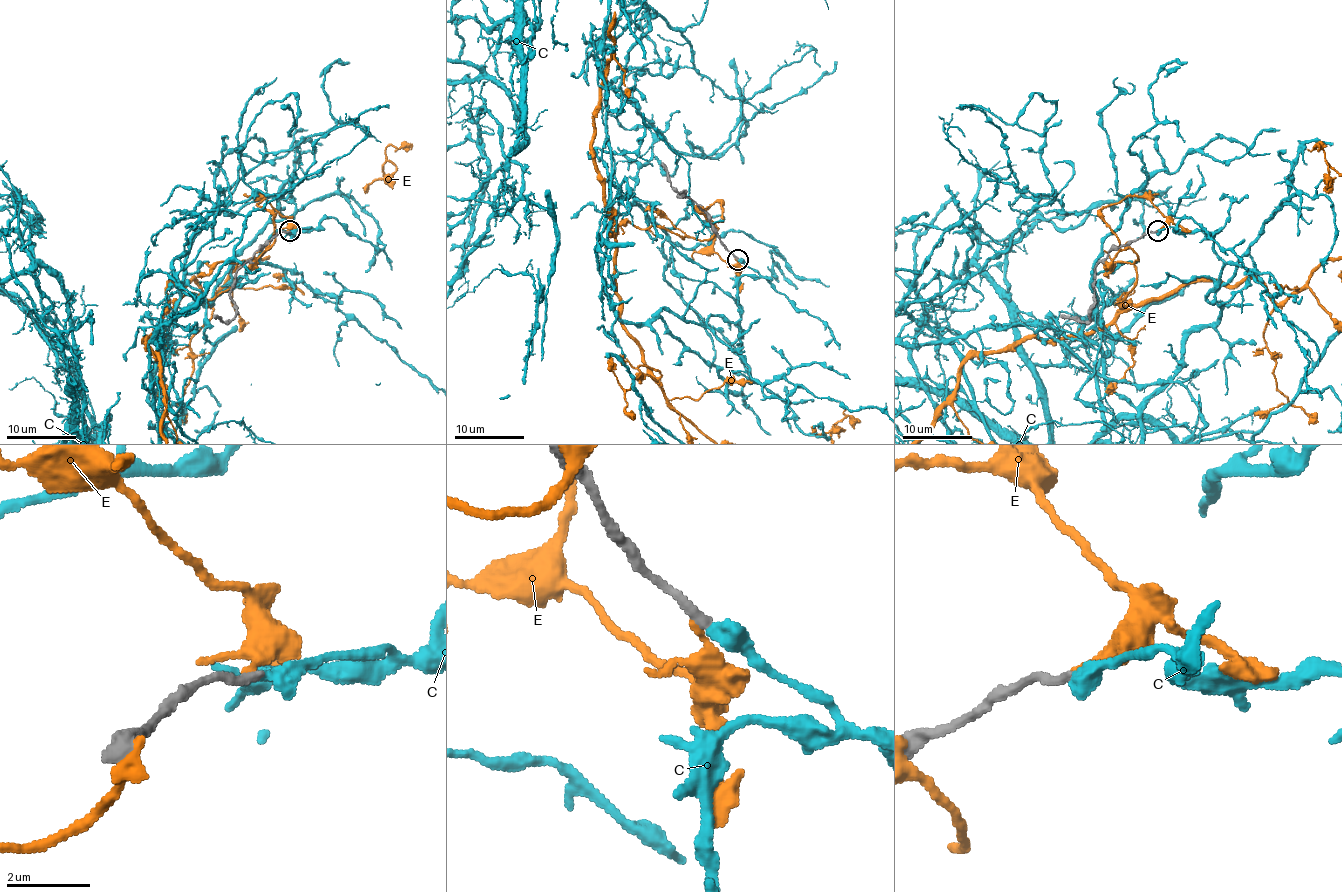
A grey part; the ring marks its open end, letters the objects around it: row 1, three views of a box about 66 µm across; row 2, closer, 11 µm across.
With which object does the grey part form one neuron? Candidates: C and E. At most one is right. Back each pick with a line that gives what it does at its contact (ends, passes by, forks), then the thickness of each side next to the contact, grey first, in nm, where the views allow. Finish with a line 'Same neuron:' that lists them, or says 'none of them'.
C: It ends there. Thickness 220 nm (grey) against 440 nm
Same neuron: C

